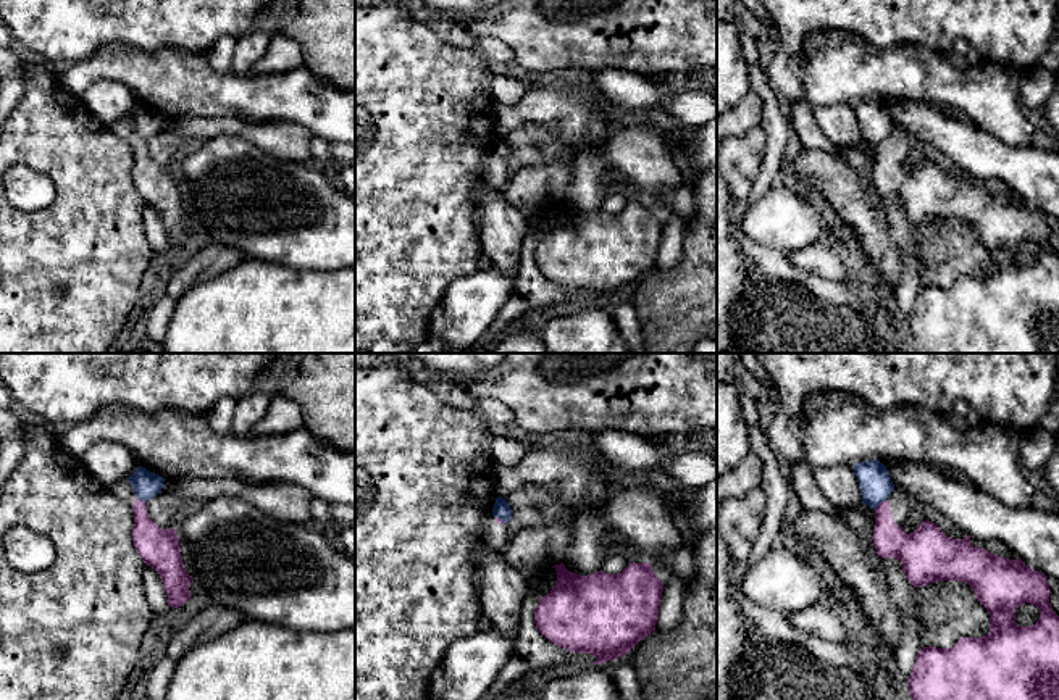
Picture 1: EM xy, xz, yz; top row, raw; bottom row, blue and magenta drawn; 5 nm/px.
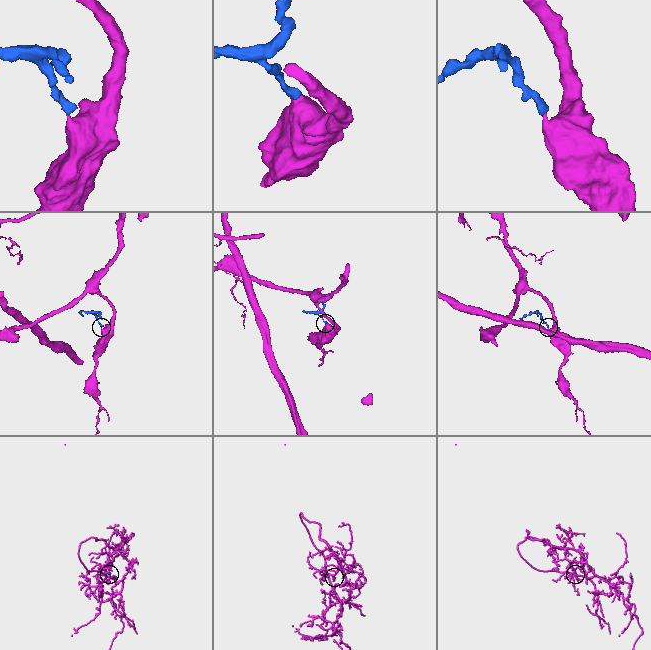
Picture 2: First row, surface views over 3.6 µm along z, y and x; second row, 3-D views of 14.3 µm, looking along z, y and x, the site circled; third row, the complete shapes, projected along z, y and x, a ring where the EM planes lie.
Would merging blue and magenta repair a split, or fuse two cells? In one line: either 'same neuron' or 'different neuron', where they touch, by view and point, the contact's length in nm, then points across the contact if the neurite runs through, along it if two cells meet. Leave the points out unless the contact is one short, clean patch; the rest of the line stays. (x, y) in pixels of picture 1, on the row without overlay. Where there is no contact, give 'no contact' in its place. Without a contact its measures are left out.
same neuron | yz (879, 142) | 80 nm | across yz (875, 123), (879, 142), (890, 179)

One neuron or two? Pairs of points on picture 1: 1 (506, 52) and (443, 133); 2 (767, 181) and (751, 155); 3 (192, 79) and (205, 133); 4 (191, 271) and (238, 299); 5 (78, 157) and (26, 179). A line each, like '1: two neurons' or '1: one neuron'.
1: two neurons
2: two neurons
3: two neurons
4: two neurons
5: two neurons

